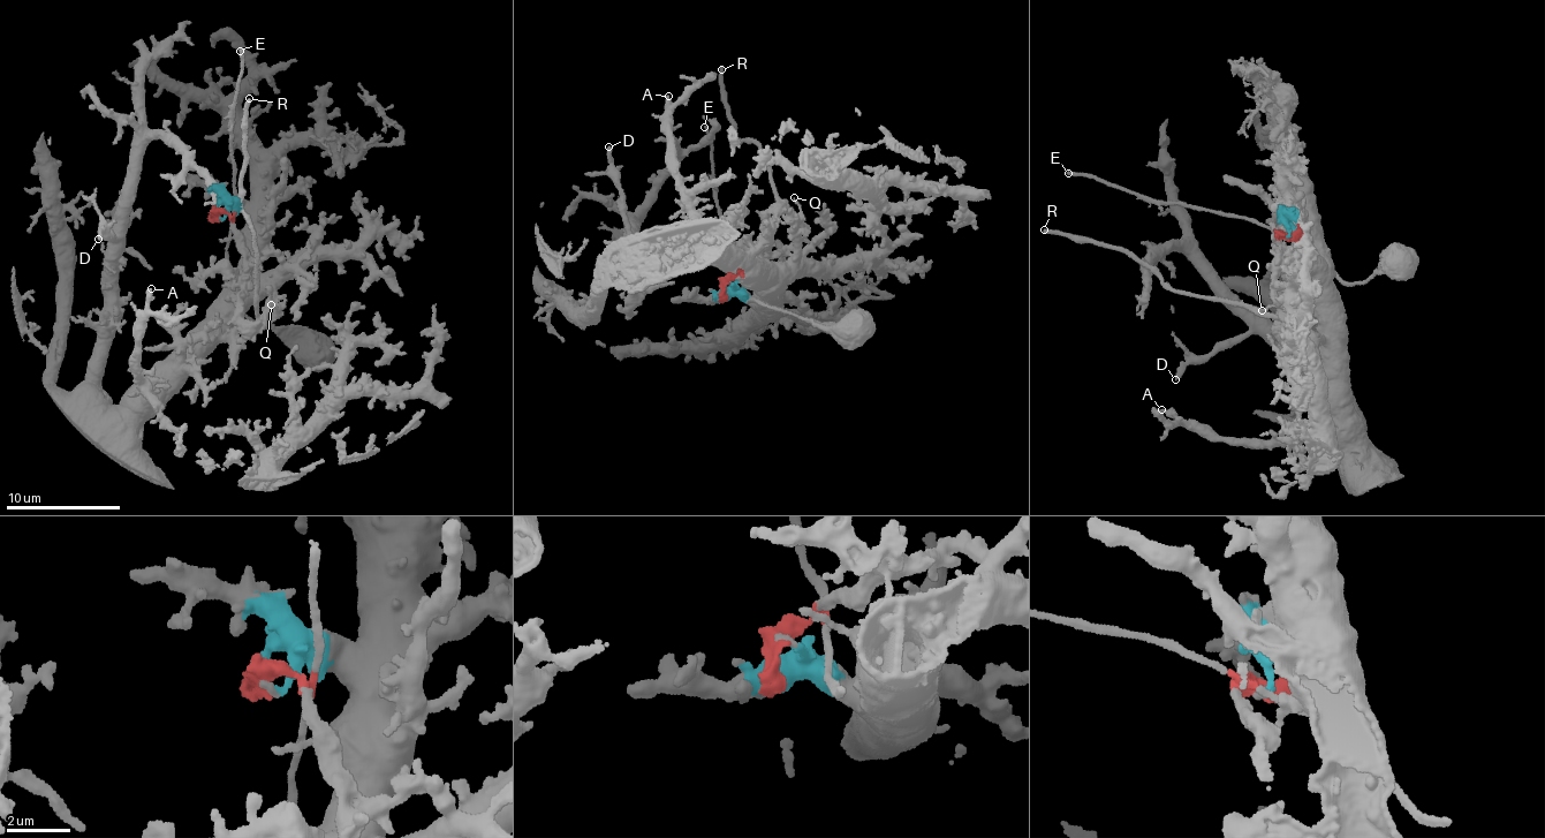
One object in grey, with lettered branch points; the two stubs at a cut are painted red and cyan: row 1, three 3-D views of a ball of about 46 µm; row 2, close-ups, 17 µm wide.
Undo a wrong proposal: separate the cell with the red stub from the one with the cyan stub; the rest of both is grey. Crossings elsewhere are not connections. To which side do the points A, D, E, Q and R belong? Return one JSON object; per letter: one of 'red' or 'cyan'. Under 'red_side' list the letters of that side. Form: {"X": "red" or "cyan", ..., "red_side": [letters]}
{"A": "cyan", "D": "cyan", "E": "red", "Q": "red", "R": "red", "red_side": ["E", "Q", "R"]}

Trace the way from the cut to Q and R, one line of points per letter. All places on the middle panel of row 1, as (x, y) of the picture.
Q: (724, 294), (724, 286), (736, 272), (760, 257), (770, 214), (782, 212), (793, 216), (800, 212), (794, 197)
R: (724, 294), (736, 272), (760, 257), (770, 214), (785, 212), (762, 146), (734, 135), (720, 68)

